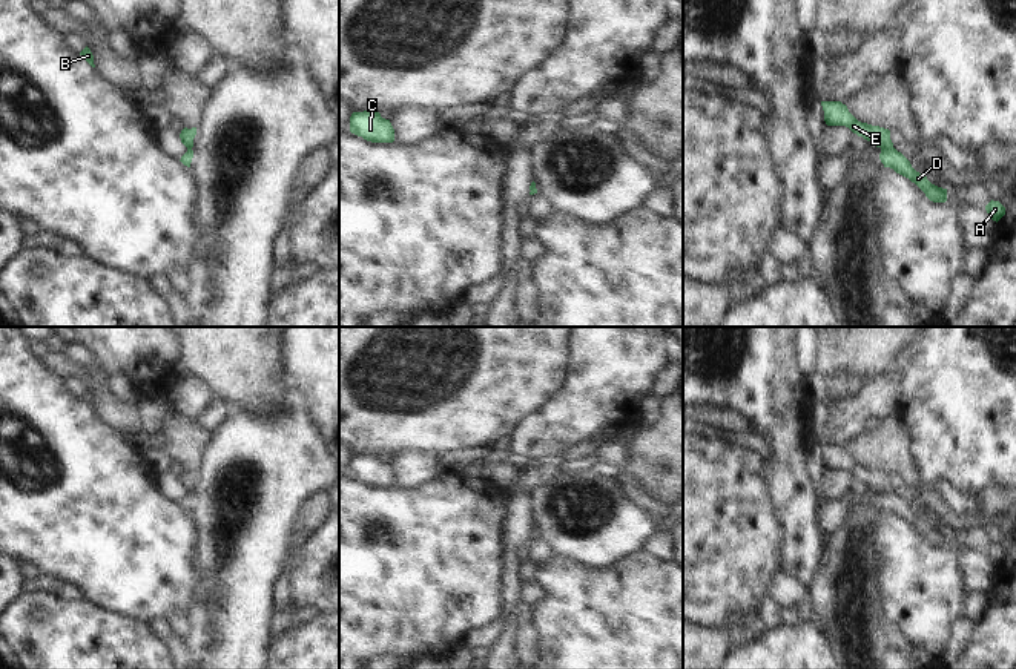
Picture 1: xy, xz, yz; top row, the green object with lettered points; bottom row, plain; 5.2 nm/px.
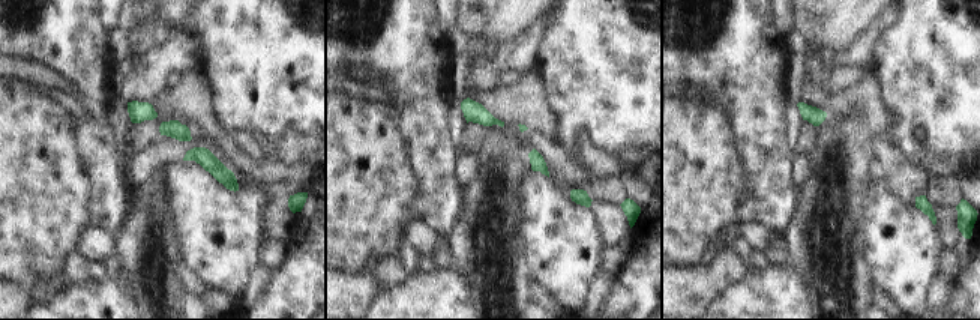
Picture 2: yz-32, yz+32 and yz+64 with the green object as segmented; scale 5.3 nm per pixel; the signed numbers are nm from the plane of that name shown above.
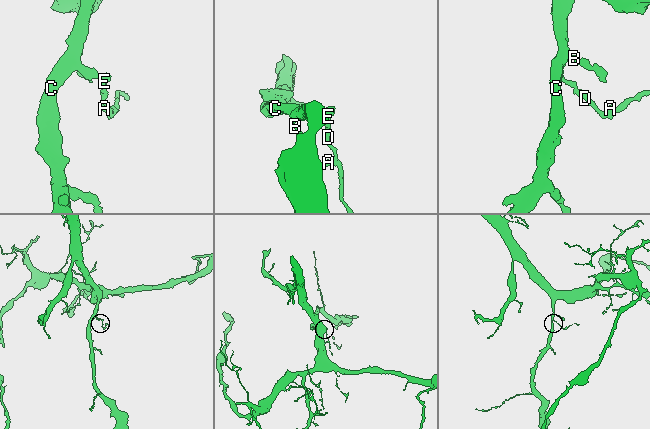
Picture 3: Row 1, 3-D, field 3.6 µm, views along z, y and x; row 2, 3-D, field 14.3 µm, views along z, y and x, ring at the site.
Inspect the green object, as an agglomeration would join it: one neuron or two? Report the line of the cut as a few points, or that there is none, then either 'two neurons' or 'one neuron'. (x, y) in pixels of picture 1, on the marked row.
yz (892, 146), (881, 149) | two neurons

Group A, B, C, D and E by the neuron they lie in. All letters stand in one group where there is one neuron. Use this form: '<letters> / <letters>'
A D / B C E

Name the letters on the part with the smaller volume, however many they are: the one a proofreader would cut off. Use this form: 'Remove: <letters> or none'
Remove: A, D.

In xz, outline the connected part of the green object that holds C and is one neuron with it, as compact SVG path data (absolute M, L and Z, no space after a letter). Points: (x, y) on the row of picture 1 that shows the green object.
M353 112L350 117L350 132L371 143L393 143L394 129L390 120L379 112Z

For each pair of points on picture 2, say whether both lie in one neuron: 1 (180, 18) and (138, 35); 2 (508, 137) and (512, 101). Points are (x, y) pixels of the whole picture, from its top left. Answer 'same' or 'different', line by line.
1: different
2: different

